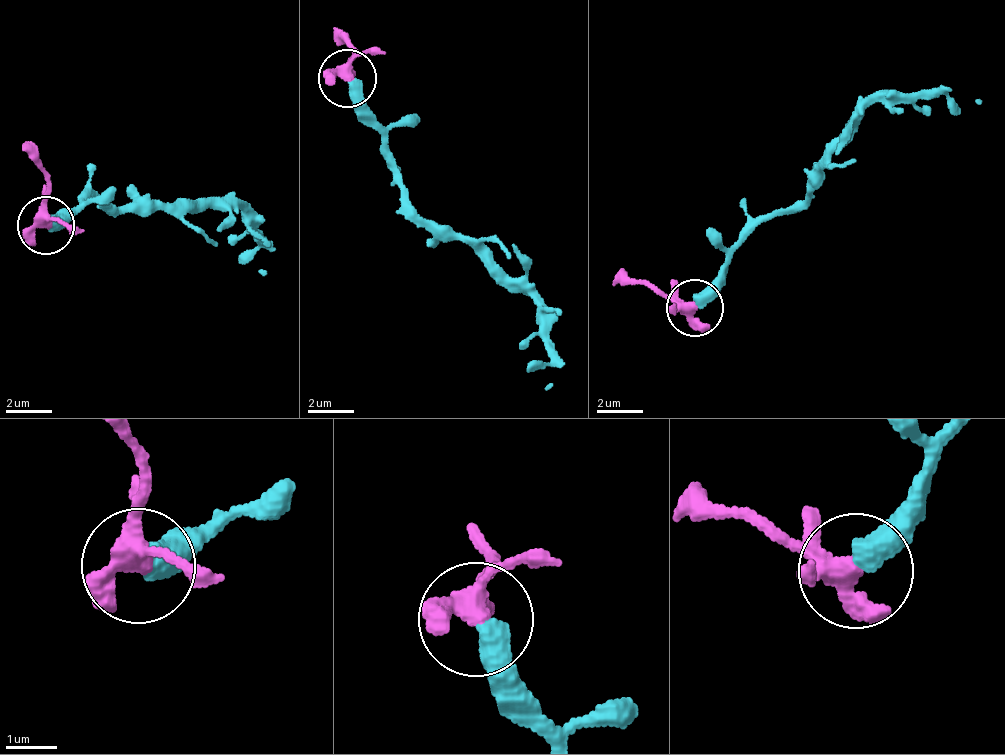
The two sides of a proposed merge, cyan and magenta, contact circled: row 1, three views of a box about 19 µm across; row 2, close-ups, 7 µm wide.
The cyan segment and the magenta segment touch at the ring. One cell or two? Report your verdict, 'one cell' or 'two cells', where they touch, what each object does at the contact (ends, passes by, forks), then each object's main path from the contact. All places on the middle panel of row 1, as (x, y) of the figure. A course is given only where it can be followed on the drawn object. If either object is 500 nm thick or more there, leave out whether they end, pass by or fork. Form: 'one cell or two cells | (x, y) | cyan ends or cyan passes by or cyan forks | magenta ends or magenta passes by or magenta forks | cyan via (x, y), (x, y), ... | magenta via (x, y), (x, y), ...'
one cell | (347, 78) | cyan ends | magenta forks | cyan via (346, 80), (390, 152), (403, 199), (484, 244), (532, 296), (554, 384) | magenta via (346, 80), (353, 47), (332, 27)

